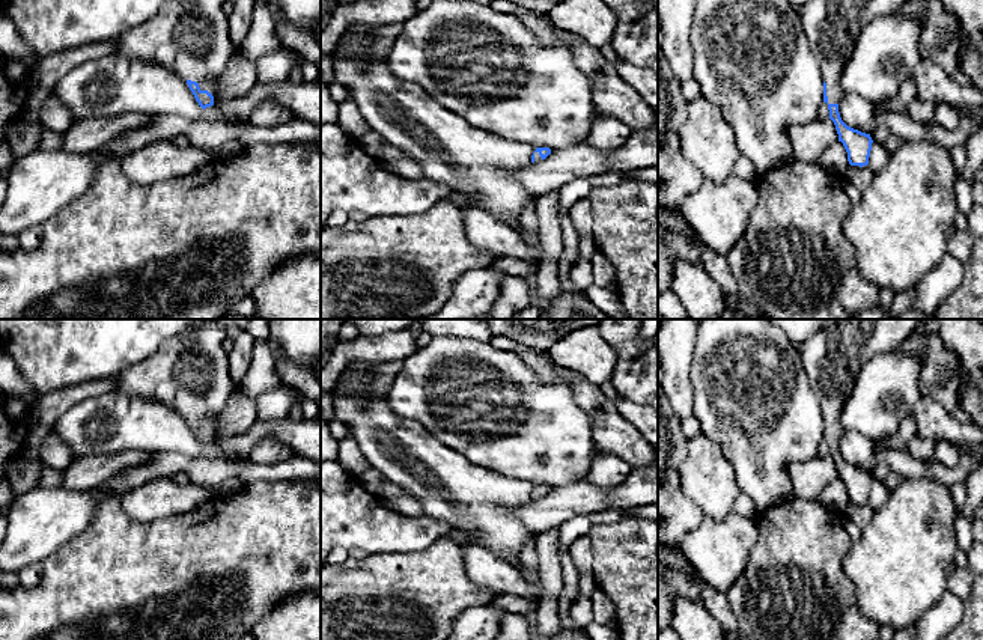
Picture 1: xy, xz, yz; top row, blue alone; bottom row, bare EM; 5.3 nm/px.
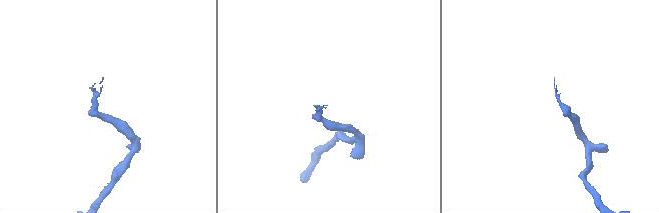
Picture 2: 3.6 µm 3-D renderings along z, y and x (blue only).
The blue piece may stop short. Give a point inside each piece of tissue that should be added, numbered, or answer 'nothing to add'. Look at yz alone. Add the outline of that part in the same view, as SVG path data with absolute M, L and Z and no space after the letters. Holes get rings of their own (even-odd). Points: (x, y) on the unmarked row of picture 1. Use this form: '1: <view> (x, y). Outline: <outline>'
1: yz (833, 357). Outline: M828 319L825 327L801 343L799 352L826 420L828 441L841 432L840 414L852 393L861 367L878 354L896 349L923 319Z

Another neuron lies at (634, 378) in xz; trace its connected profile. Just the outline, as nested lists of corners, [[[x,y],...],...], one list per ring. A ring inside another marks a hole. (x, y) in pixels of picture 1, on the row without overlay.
[[[599,319],[596,327],[617,352],[611,384],[619,399],[658,410],[658,349],[640,334],[641,319]]]

